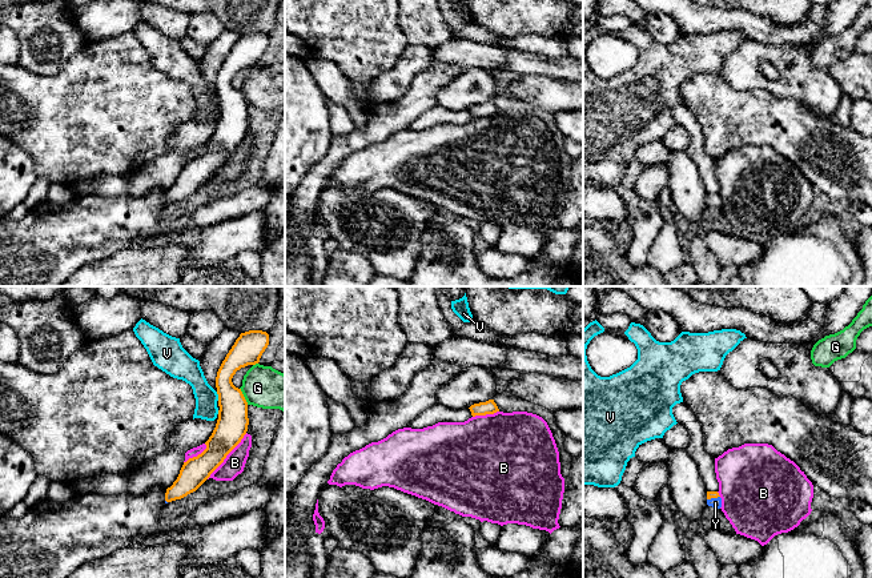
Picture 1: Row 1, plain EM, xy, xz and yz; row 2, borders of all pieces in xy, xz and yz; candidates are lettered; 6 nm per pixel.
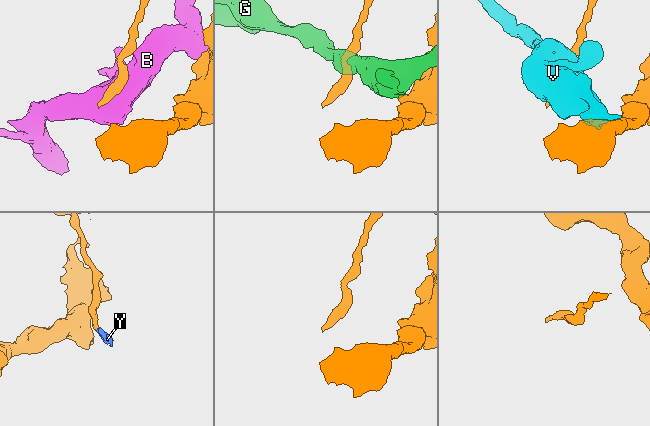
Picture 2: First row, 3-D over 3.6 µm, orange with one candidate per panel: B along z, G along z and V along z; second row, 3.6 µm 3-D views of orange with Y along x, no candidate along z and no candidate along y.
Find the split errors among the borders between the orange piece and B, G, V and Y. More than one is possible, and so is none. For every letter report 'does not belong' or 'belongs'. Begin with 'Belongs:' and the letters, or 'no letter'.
Belongs: Y
B: does not belong
G: does not belong
V: does not belong
Y: belongs

